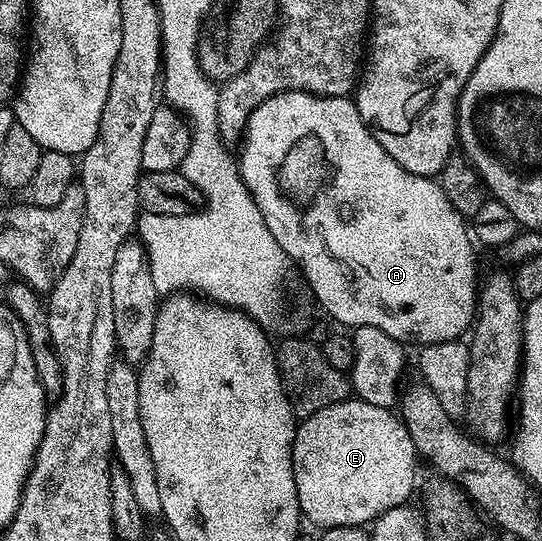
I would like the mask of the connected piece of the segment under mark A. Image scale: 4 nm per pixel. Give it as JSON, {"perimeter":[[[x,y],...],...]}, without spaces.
{"perimeter":[[[293,91],[277,93],[262,103],[260,107],[256,107],[250,120],[246,122],[245,145],[246,150],[243,151],[242,157],[240,153],[240,168],[244,183],[259,205],[264,221],[268,223],[268,229],[272,231],[280,247],[290,257],[291,262],[296,263],[297,268],[298,265],[302,268],[302,277],[306,280],[307,287],[314,292],[319,307],[332,320],[339,321],[342,324],[339,326],[380,327],[380,331],[392,335],[397,341],[403,343],[411,341],[414,347],[457,341],[471,328],[476,317],[480,276],[478,277],[478,265],[474,262],[476,245],[472,240],[467,218],[454,209],[437,180],[404,171],[404,167],[400,167],[400,163],[396,163],[396,159],[392,159],[392,155],[388,155],[384,147],[380,147],[380,143],[370,132],[370,127],[362,122],[357,104],[349,96],[315,97],[313,93]]]}

